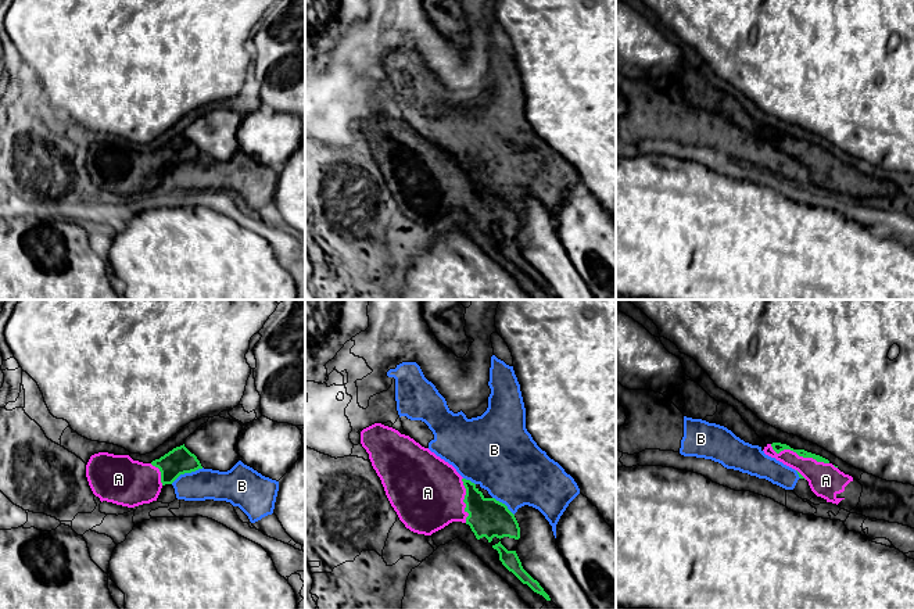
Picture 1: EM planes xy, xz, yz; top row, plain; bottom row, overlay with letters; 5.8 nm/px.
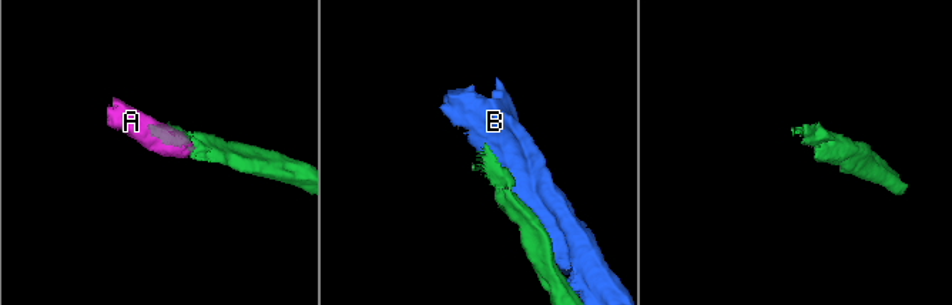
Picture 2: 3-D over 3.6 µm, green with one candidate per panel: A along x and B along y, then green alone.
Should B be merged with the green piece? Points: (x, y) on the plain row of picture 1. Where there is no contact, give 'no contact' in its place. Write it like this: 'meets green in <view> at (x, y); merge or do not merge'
meets green in xy at (186, 161); do not merge

